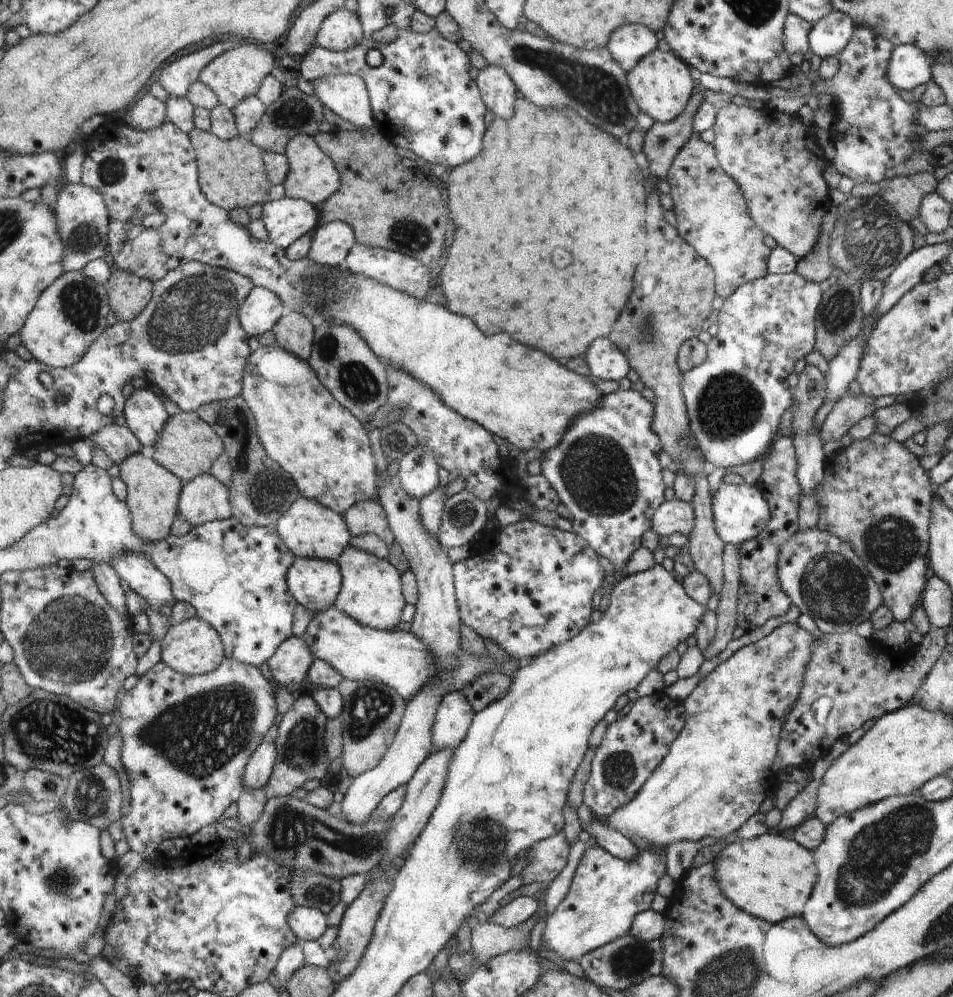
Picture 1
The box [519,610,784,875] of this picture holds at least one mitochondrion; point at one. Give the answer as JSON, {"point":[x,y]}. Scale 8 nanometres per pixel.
{"point":[618,768]}

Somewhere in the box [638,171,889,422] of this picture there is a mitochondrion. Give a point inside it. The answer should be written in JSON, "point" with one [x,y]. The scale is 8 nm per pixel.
{"point":[839,312]}

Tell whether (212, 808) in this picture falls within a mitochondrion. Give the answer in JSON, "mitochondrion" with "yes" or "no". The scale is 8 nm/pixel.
{"mitochondrion":"no"}

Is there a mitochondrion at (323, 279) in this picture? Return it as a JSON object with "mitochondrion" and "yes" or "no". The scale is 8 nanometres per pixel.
{"mitochondrion":"no"}

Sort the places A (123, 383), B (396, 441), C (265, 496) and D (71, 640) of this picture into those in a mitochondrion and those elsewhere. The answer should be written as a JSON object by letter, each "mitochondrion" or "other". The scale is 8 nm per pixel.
{"A":"other","B":"mitochondrion","C":"mitochondrion","D":"mitochondrion"}

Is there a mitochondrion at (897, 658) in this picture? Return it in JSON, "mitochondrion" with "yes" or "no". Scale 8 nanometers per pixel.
{"mitochondrion":"no"}

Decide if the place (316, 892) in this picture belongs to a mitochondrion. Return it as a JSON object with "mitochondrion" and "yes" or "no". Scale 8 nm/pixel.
{"mitochondrion":"yes"}

